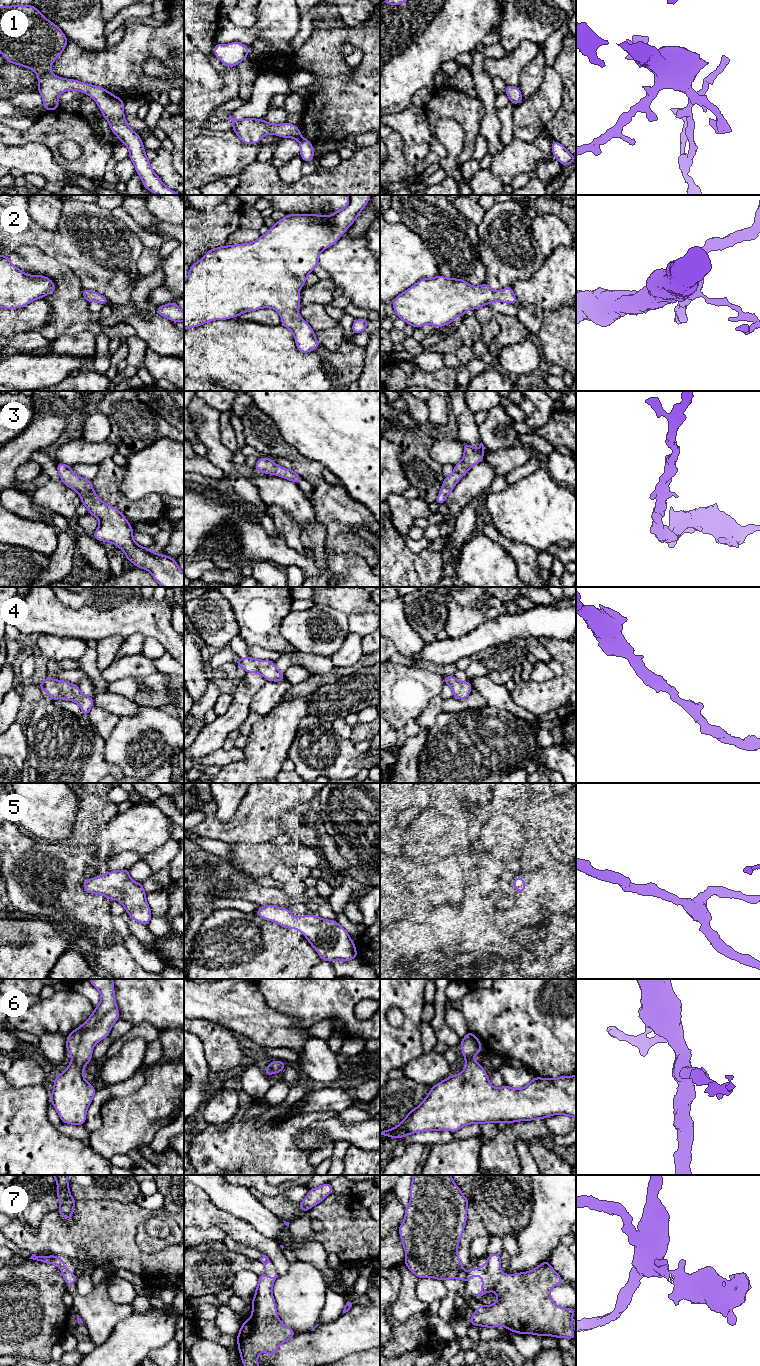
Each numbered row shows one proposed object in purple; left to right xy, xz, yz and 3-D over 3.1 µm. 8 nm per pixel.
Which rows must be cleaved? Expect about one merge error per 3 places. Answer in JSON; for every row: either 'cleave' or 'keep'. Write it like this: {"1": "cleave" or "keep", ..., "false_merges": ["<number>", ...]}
{"1": "keep", "2": "keep", "3": "keep", "4": "keep", "5": "keep", "6": "keep", "7": "keep", "false_merges": []}

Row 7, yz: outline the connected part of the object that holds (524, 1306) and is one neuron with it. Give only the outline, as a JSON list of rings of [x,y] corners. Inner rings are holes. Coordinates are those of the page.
[[[413,1175],[410,1188],[410,1203],[405,1208],[405,1219],[399,1228],[402,1245],[406,1252],[405,1265],[417,1278],[435,1278],[440,1281],[447,1279],[462,1279],[467,1284],[472,1276],[482,1277],[481,1291],[474,1296],[481,1297],[489,1291],[494,1291],[498,1300],[490,1305],[479,1304],[476,1312],[470,1317],[470,1325],[495,1328],[502,1325],[506,1330],[519,1334],[535,1334],[540,1337],[554,1336],[556,1338],[575,1339],[572,1329],[572,1320],[575,1309],[557,1306],[550,1297],[550,1290],[558,1284],[562,1284],[562,1277],[556,1273],[549,1261],[544,1261],[535,1269],[512,1275],[501,1272],[501,1255],[489,1254],[486,1263],[480,1268],[472,1268],[467,1274],[465,1267],[461,1265],[458,1257],[458,1244],[463,1235],[467,1221],[467,1205],[470,1201],[462,1194],[460,1188],[454,1183],[451,1175]]]

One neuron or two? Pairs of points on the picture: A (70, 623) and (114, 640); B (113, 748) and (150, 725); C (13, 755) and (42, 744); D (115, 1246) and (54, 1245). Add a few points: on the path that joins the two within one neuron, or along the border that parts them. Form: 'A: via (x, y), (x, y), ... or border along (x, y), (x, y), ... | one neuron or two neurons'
A: border along (124, 637), (109, 635), (97, 640) | two neurons
B: via (122, 746), (141, 729) | one neuron
C: border along (23, 730), (26, 736), (27, 759) | two neurons
D: via (100, 1241), (69, 1241) | one neuron

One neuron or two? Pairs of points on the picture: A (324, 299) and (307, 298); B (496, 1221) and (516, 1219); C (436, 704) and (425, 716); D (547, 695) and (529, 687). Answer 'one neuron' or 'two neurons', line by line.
A: one neuron
B: one neuron
C: one neuron
D: one neuron

